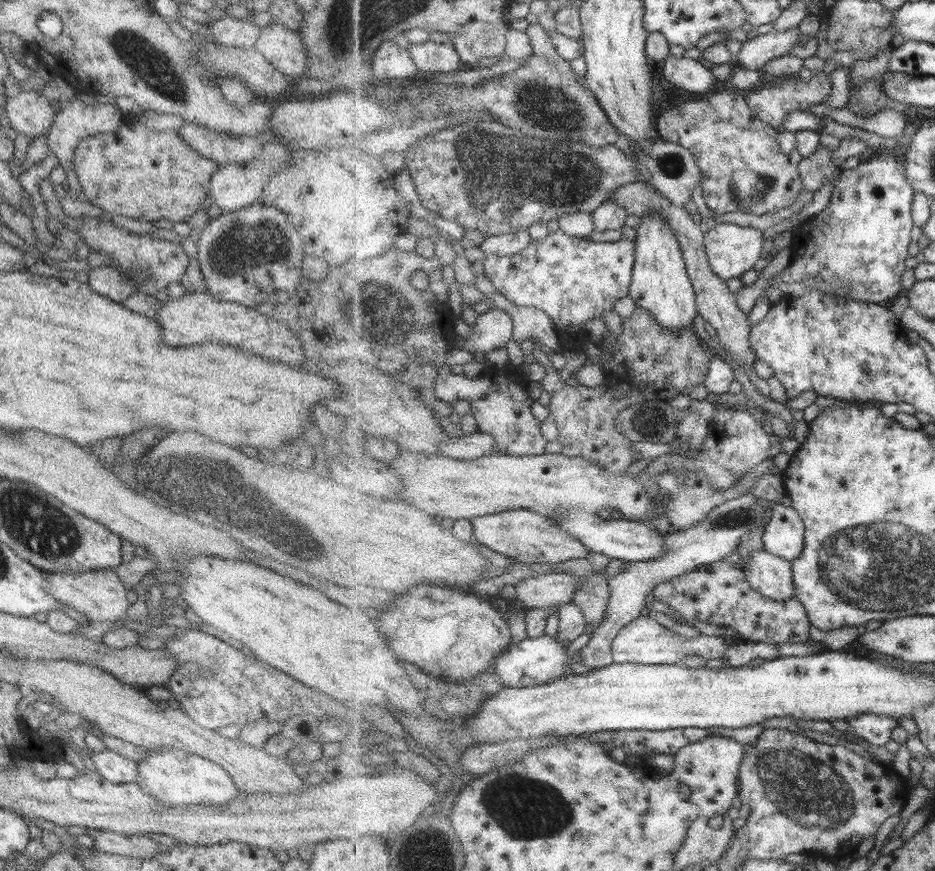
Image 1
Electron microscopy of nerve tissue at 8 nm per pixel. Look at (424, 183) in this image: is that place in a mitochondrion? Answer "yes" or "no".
no

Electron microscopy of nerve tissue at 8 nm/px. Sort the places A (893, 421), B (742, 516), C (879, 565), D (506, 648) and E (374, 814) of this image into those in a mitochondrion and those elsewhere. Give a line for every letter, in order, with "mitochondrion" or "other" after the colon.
A: other
B: mitochondrion
C: mitochondrion
D: other
E: other

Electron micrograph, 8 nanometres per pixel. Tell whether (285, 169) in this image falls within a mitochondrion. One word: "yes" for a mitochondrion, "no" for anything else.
no

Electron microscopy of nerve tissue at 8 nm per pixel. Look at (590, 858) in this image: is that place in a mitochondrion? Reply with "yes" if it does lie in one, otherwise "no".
no

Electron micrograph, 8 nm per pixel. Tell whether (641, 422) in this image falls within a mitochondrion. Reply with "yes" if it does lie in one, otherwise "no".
yes

